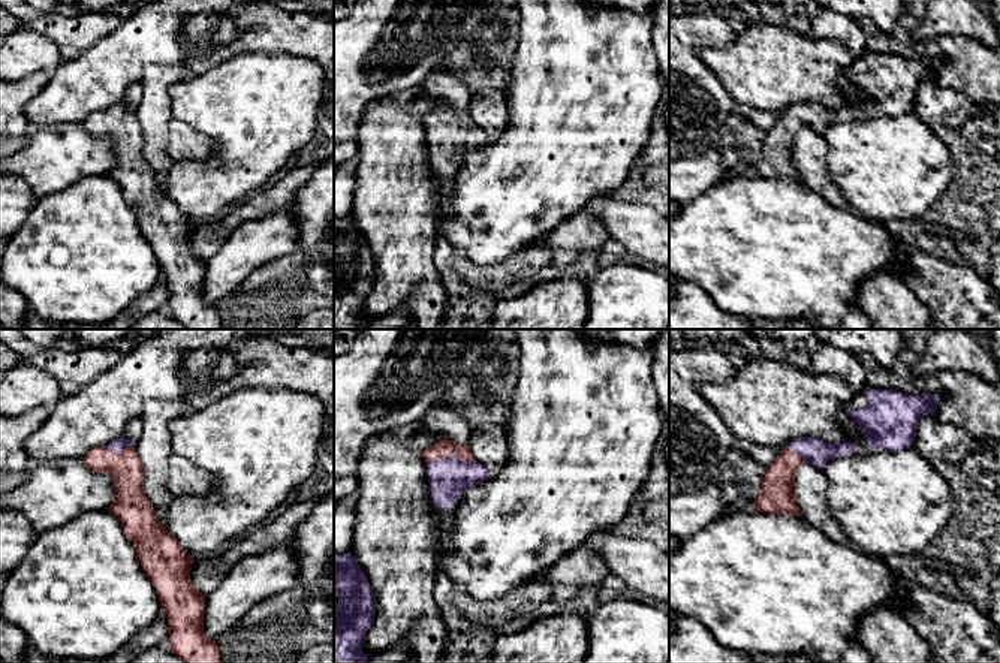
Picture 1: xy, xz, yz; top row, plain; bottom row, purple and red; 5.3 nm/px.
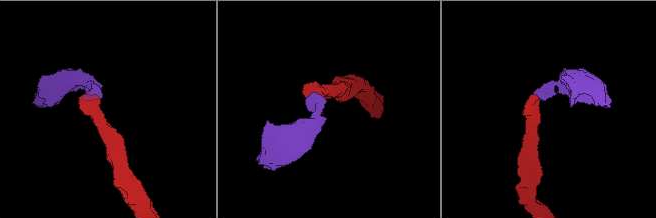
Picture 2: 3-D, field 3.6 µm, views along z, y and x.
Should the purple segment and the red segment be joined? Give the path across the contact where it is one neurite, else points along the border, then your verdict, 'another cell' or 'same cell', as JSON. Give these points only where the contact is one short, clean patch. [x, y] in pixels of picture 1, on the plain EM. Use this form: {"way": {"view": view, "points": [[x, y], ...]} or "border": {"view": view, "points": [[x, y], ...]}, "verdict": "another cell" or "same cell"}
{"way": {"view": "xz", "points": [[448, 142], [452, 132], [452, 118], [445, 112]]}, "verdict": "same cell"}

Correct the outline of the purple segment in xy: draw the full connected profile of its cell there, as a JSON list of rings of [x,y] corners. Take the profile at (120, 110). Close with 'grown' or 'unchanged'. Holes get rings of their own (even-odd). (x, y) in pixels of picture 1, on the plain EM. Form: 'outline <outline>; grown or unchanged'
outline [[[121,100],[120,103],[90,115],[82,126],[96,138],[115,141],[115,166],[108,172],[121,187],[129,207],[138,216],[142,235],[151,245],[169,289],[168,313],[184,329],[222,329],[216,304],[208,304],[204,296],[205,260],[192,248],[190,235],[193,221],[187,219],[177,204],[166,195],[147,163],[142,126],[135,114],[136,108]]]; grown

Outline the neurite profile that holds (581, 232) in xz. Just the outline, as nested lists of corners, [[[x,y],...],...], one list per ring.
[[[587,210],[558,223],[548,235],[534,241],[530,248],[543,248],[551,254],[558,251],[599,251],[611,236],[599,217]]]

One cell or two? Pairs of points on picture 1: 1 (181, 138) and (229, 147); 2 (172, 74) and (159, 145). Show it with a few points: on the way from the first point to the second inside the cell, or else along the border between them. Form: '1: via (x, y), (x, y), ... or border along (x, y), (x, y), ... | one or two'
1: border along (184, 123), (211, 139), (213, 154), (208, 159) | two
2: via (156, 92), (156, 127) | one

